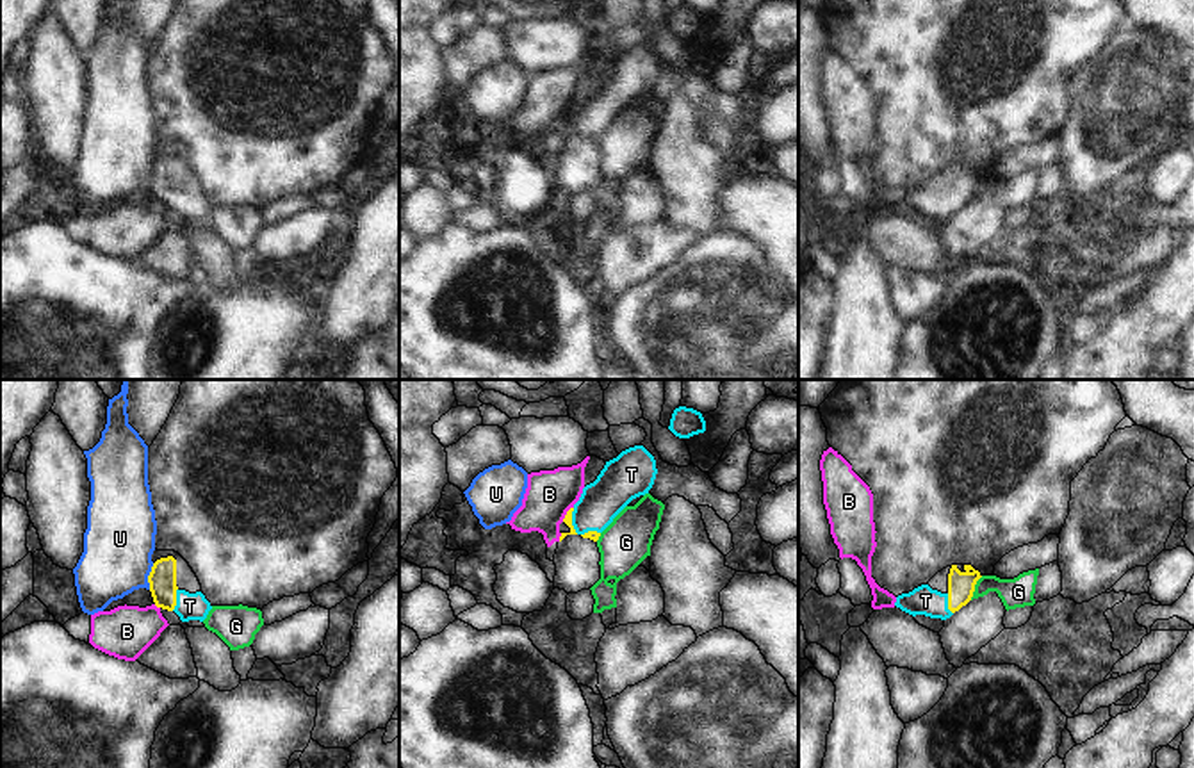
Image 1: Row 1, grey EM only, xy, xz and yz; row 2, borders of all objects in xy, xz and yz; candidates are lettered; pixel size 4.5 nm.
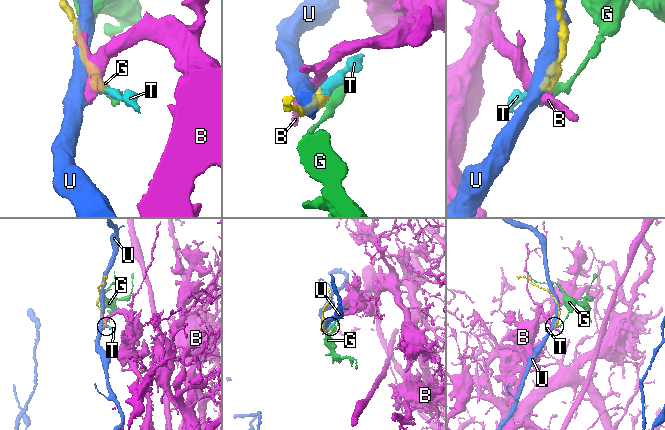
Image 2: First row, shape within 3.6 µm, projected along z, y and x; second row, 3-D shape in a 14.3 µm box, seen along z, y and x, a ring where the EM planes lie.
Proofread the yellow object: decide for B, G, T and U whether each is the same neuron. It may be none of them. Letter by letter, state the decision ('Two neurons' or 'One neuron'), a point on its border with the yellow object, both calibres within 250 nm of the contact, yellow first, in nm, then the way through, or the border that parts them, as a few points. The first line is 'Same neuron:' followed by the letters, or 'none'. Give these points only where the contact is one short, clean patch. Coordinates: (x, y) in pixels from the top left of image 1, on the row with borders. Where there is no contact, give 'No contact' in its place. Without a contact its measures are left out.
Same neuron: T
B: Two neurons. Touches yellow at xz (567, 514). Thickness 40 nm (yellow) against 220 nm. Boundary: xz (572, 506), (562, 521)
G: Two neurons. Touches yellow at yz (973, 588). Thickness 130 nm (yellow) against 140 nm. Boundary: yz (982, 576), (970, 599)
T: One neuron. Touches yellow at xz (571, 521). Thickness 40 nm (yellow) against 190 nm. Path across: xz (567, 519), (571, 521), (583, 519), (601, 501)
U: Two neurons. Touches yellow at xy (148, 576). Thickness 130 nm (yellow) against 320 nm.

